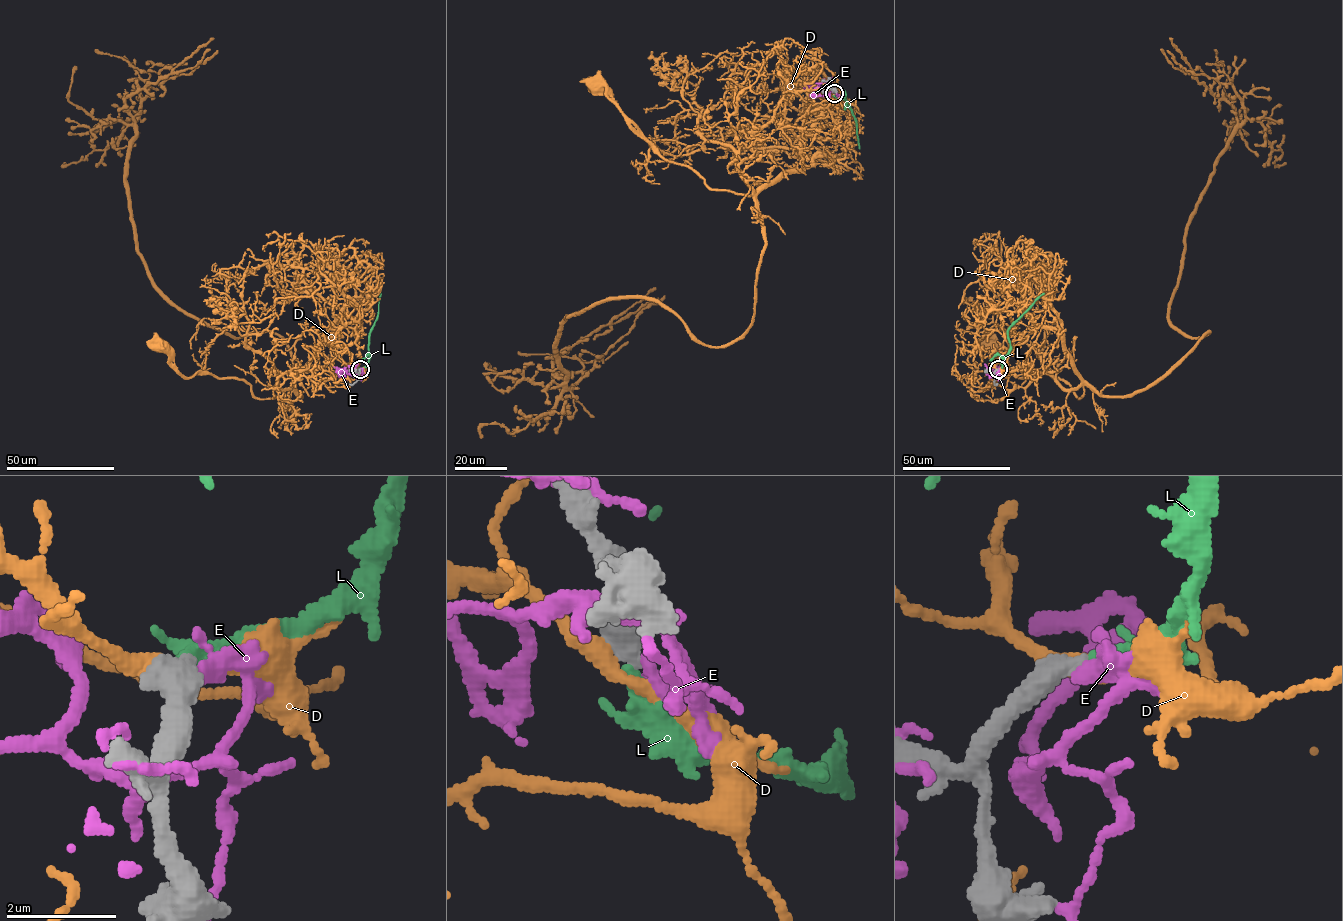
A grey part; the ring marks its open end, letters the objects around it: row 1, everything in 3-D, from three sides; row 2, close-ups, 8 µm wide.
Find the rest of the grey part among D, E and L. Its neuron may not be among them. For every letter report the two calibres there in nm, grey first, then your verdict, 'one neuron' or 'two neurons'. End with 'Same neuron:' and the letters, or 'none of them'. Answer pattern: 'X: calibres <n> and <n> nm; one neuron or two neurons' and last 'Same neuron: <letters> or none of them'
D: calibres 550 and 320 nm; two neurons
E: calibres 550 and 320 nm; two neurons
L: calibres 480 and 220 nm; one neuron
Same neuron: L

